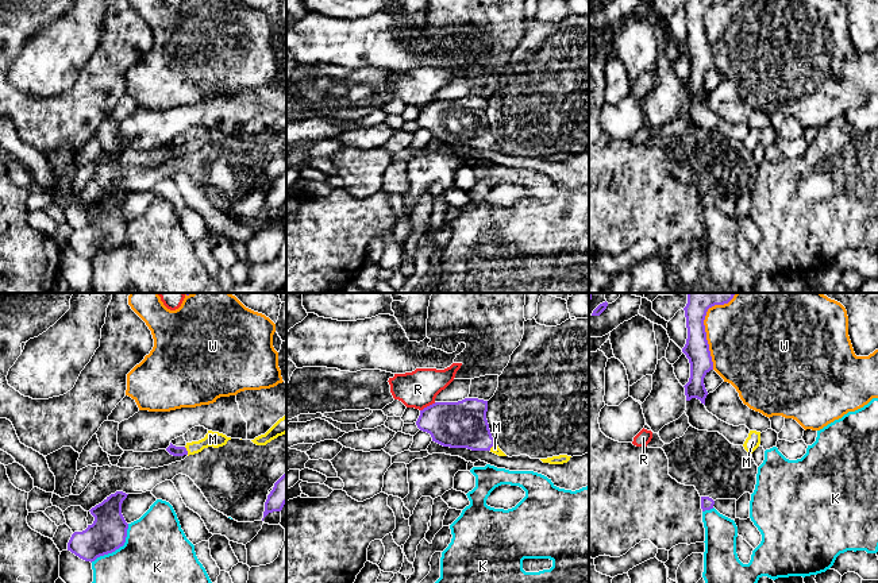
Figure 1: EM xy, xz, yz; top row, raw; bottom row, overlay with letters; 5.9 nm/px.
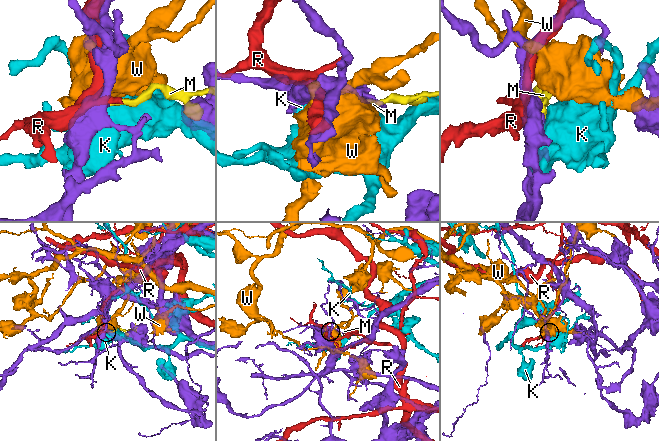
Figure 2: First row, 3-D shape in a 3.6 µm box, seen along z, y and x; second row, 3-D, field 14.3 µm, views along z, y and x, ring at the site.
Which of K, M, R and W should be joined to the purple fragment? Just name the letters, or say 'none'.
M

